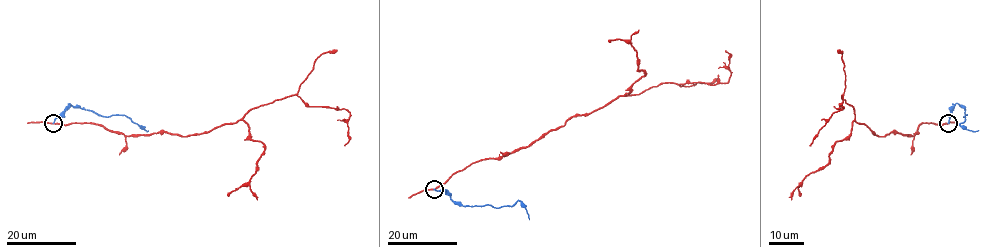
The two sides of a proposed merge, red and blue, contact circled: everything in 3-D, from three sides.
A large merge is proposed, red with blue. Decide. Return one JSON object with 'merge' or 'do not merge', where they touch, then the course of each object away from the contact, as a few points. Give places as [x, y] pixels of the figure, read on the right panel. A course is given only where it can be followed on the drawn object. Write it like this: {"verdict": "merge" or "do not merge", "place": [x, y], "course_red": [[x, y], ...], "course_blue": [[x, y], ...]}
{"verdict": "do not merge", "place": [948, 123], "course_red": [[948, 123], [922, 123], [913, 136], [879, 136], [855, 120], [854, 109], [842, 95], [844, 108], [809, 145]], "course_blue": [[948, 123], [951, 110], [958, 103], [965, 109], [964, 116], [966, 115], [959, 124], [969, 130], [978, 130]]}

